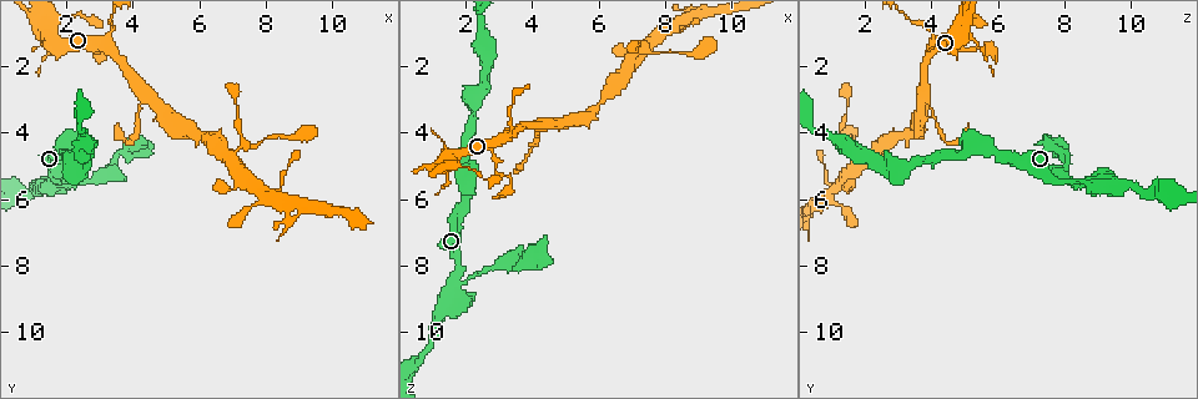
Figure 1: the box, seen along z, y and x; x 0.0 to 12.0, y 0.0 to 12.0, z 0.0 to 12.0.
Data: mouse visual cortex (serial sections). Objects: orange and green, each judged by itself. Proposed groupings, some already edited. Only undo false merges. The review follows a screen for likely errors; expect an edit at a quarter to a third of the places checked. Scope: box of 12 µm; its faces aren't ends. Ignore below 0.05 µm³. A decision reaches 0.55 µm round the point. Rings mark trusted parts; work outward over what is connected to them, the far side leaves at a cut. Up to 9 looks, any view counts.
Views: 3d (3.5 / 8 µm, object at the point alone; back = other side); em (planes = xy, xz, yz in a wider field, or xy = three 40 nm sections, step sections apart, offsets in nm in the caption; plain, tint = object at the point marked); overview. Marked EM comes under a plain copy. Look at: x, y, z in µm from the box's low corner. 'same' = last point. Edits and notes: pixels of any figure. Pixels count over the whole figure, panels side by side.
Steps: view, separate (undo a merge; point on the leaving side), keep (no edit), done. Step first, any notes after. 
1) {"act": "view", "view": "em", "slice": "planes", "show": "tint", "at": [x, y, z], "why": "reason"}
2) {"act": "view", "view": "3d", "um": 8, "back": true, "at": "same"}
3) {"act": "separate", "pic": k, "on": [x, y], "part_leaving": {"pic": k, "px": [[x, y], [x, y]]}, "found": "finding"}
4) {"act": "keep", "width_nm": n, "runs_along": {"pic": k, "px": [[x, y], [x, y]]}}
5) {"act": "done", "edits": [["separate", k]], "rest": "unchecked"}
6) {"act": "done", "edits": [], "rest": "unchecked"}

{"act": "view", "view": "3d", "um": 8, "at": [4.4, 2.8, 3.7], "why": "two arms in line, one across"}

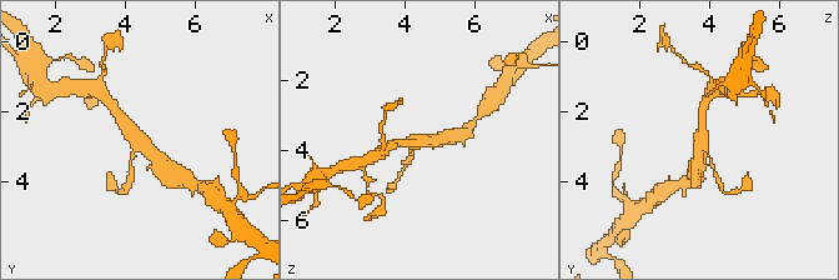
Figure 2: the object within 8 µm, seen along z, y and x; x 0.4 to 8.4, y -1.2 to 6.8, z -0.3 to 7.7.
{"act": "view", "view": "3d", "um": 3.5, "at": [4.4, 2.8, 3.8]}

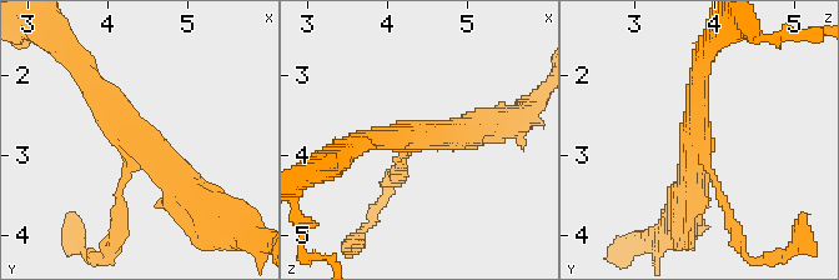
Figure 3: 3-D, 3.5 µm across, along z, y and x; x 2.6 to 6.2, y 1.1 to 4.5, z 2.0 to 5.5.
{"act": "view", "view": "em", "slice": "xy", "step": 1, "show": "tint", "at": [4.40, 2.80, 3.75], "arms": 3, "arm_widths_nm": [100, 300, 400], "why": "now the EM"}

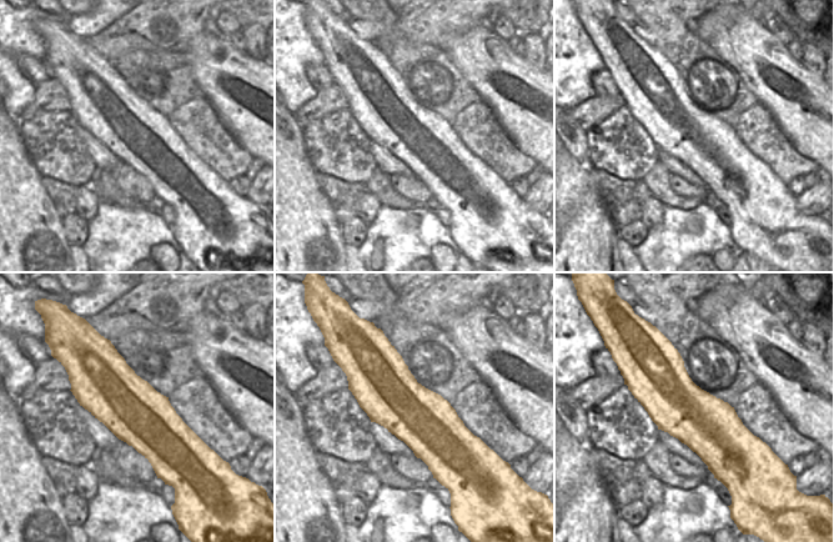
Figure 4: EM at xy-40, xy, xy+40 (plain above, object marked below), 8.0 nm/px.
{"act": "keep", "runs_along": {"pic": 3, "px": [[85, 75], [111, 114], [200, 201]]}, "found": "continuous, no second cell"}

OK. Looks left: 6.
{"act": "view", "view": "3d", "um": 3.5, "at": [2.3, 5.0, 3.2], "why": "abrupt turn"}

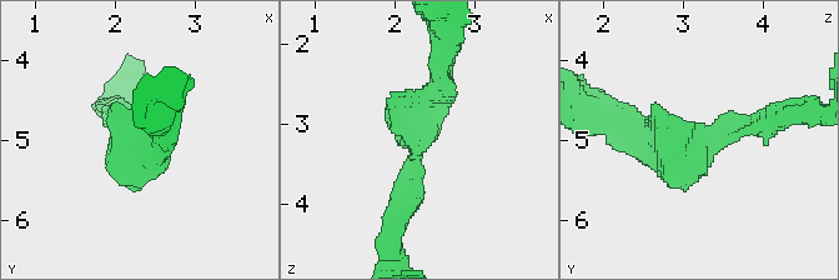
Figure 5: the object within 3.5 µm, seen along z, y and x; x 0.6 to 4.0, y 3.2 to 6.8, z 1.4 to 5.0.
{"act": "view", "view": "em", "slice": "xy", "step": 5, "show": "tint", "at": [2.30, 5.10, 3.20]}

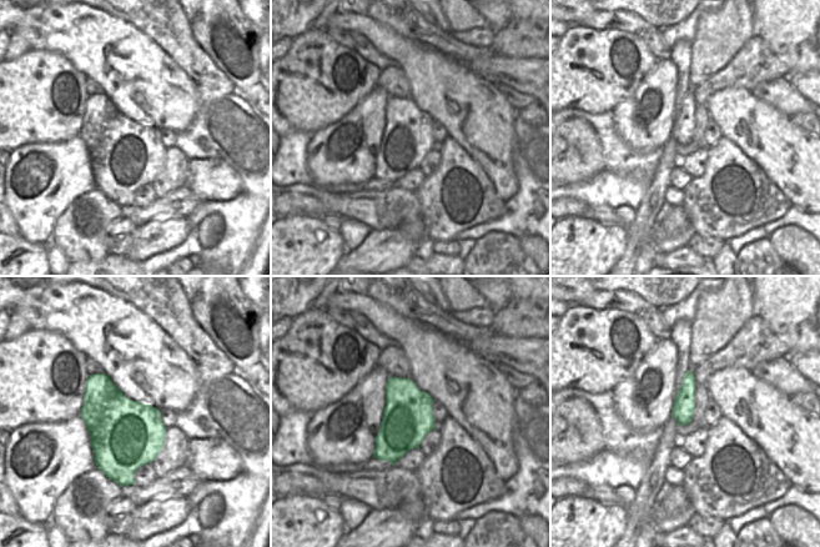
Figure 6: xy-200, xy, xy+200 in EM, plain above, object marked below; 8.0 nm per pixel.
{"act": "view", "view": "em", "slice": "xy", "step": 1, "show": "tint", "at": "same", "why": "another direction"}

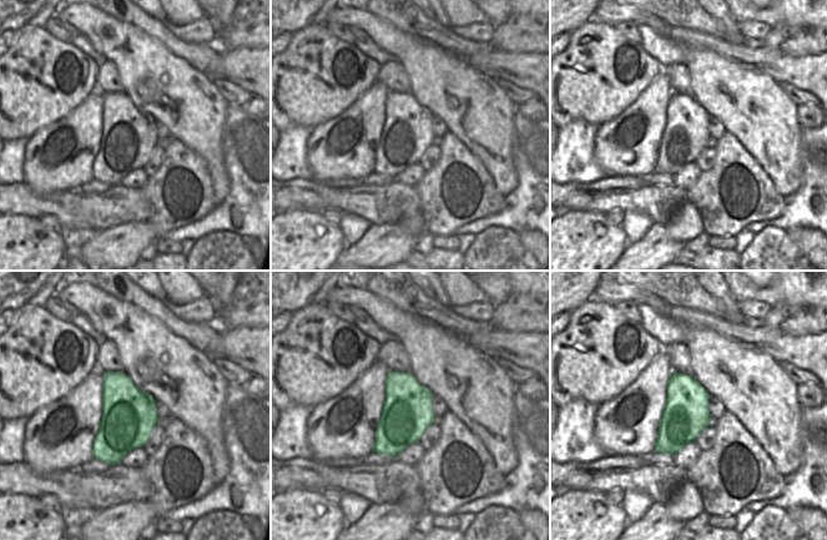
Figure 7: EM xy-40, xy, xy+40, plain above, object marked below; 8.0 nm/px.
{"act": "keep", "runs_along": {"pic": 5, "px": [[413, 193], [445, 55]]}, "found": "one cell here"}

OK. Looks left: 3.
{"act": "view", "view": "3d", "um": 3.5, "at": [1.8, 5.5, 8.5], "why": "small branch off a trunk"}

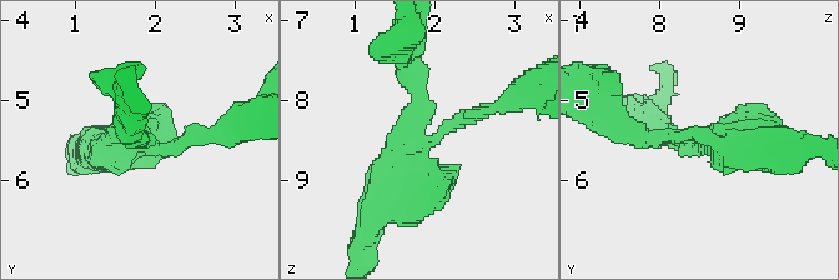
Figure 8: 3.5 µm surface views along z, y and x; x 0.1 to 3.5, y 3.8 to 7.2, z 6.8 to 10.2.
{"act": "view", "view": "em", "slice": "xy", "step": 3, "show": "tint", "at": [1.75, 5.50, 8.50], "why": "now the EM"}

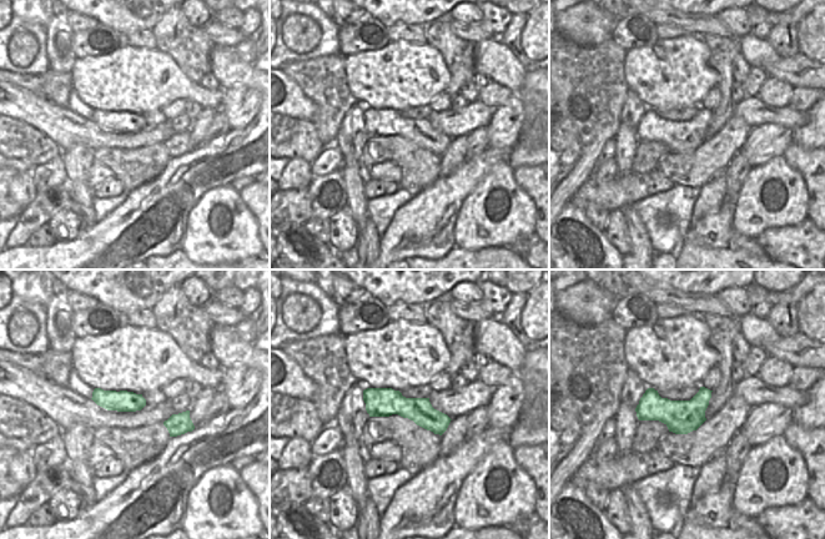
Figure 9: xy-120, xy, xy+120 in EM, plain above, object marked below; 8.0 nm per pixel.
{"act": "view", "view": "em", "slice": "xy", "step": 1, "show": "tint", "at": "same"}

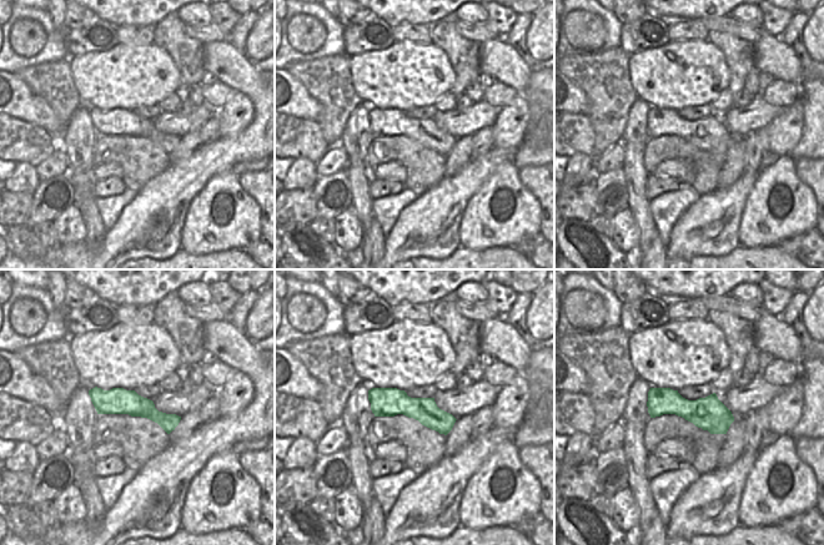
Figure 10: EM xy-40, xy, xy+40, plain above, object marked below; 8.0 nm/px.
{"act": "keep", "width_nm": 240, "runs_along": {"pic": 10, "px": [[93, 392], [176, 419]]}, "found": "all the same cell"}

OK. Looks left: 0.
{"act": "done", "edits": [], "rest": "unchecked"}

